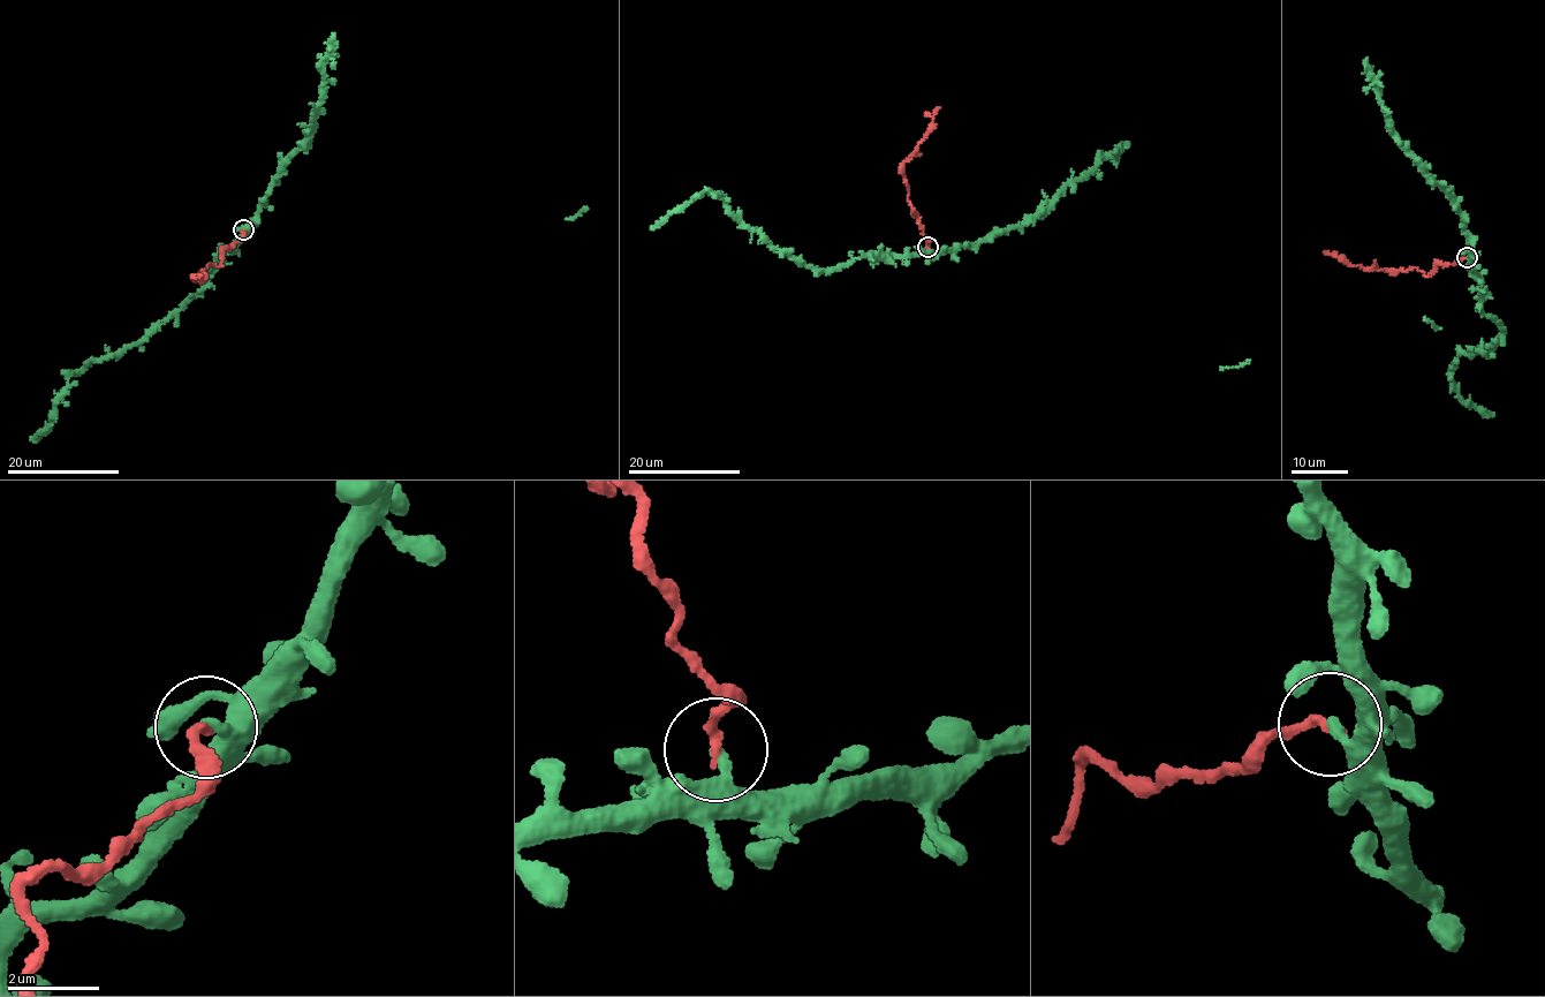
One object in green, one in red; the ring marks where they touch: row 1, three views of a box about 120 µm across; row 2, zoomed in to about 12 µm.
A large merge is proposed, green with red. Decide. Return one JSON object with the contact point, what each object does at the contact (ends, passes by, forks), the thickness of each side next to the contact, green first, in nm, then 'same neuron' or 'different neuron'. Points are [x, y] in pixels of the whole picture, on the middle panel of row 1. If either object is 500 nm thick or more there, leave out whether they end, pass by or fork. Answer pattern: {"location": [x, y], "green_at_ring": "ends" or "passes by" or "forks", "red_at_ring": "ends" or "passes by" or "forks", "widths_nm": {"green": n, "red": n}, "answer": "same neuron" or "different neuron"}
{"location": [928, 247], "green_at_ring": "ends", "red_at_ring": "ends", "widths_nm": {"green": 280, "red": 200}, "answer": "different neuron"}

